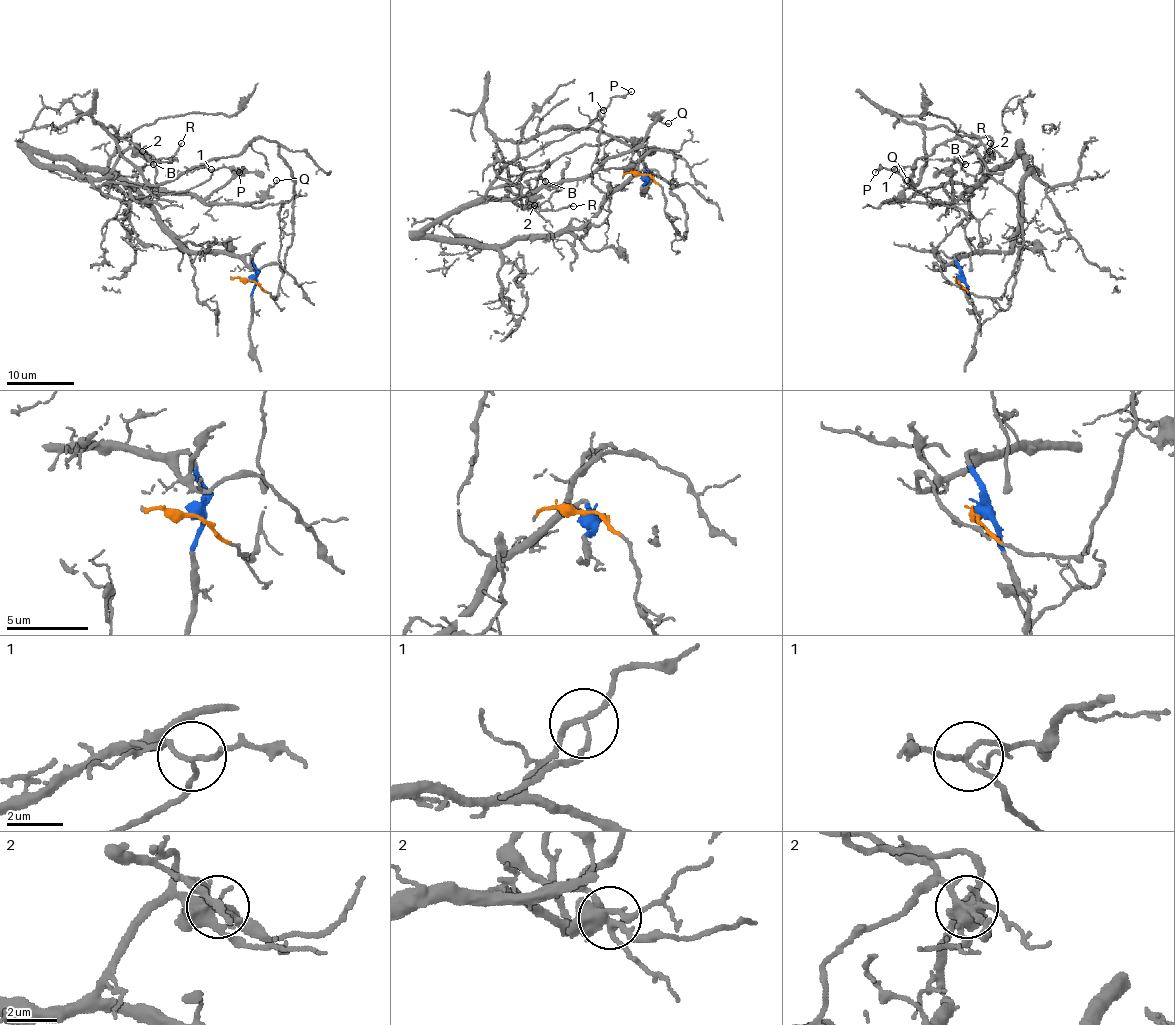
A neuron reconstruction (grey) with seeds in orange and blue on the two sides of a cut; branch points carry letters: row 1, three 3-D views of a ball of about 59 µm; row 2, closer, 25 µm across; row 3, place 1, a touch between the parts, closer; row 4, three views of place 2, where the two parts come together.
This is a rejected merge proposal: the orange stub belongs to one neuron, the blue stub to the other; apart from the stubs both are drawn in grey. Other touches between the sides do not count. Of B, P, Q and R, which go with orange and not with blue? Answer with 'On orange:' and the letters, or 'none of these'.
On orange: P, R

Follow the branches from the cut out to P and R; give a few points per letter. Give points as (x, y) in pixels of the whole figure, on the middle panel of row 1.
P: (644, 174), (662, 189), (664, 213), (684, 238), (684, 206), (671, 186), (630, 146), (590, 125), (630, 92)
R: (644, 174), (684, 238), (684, 206), (630, 146), (561, 127), (497, 142), (514, 193), (573, 206)

